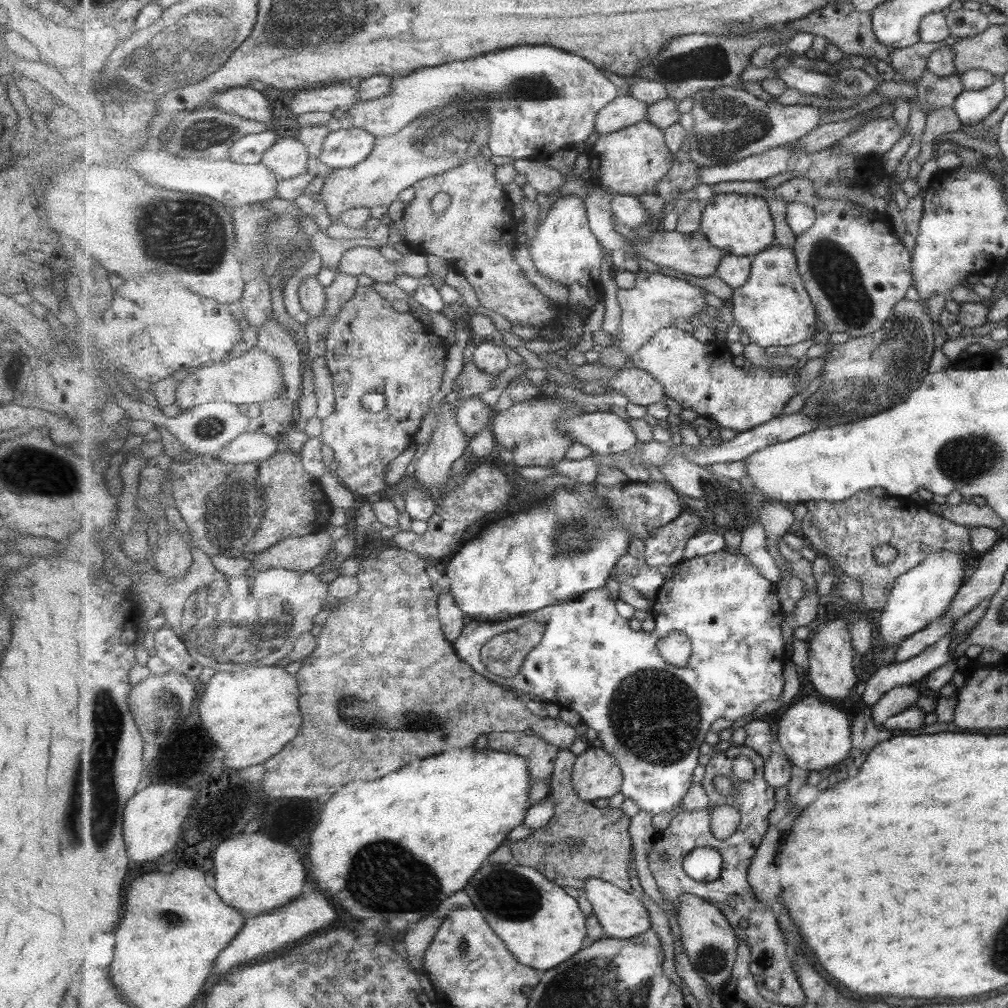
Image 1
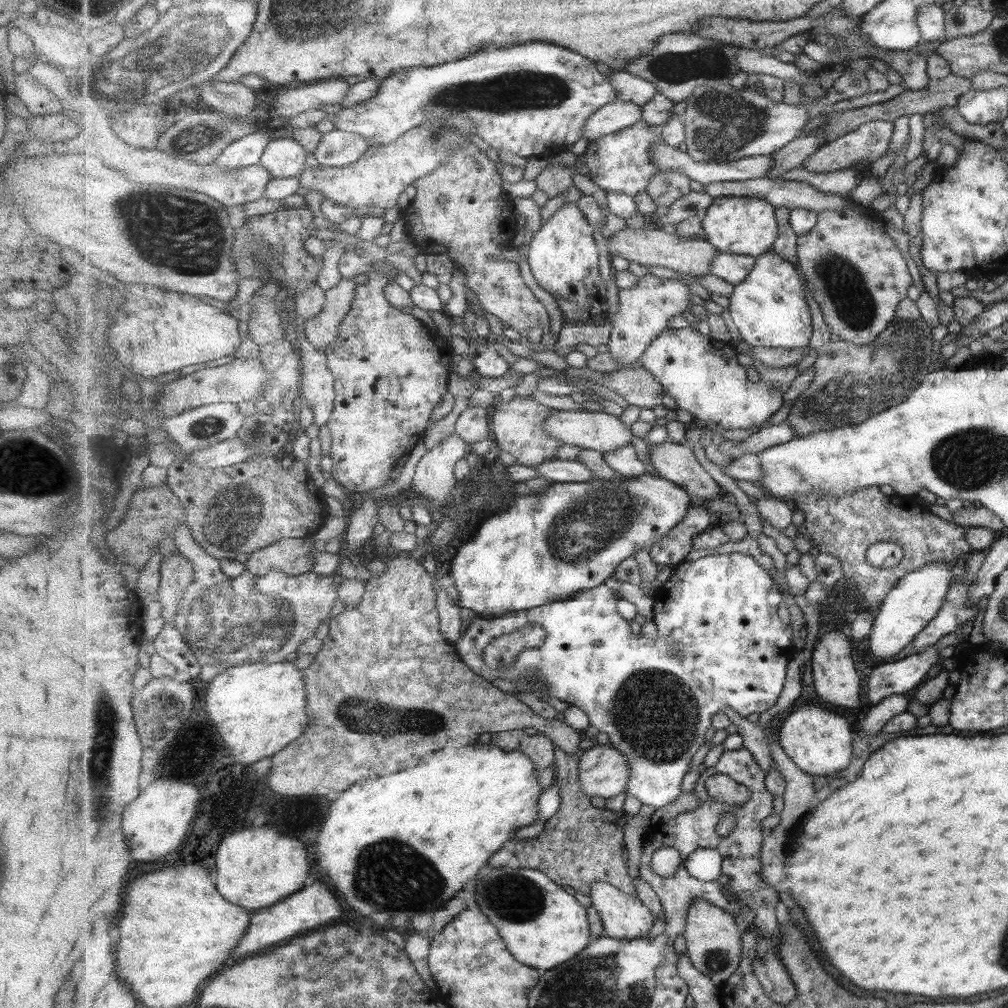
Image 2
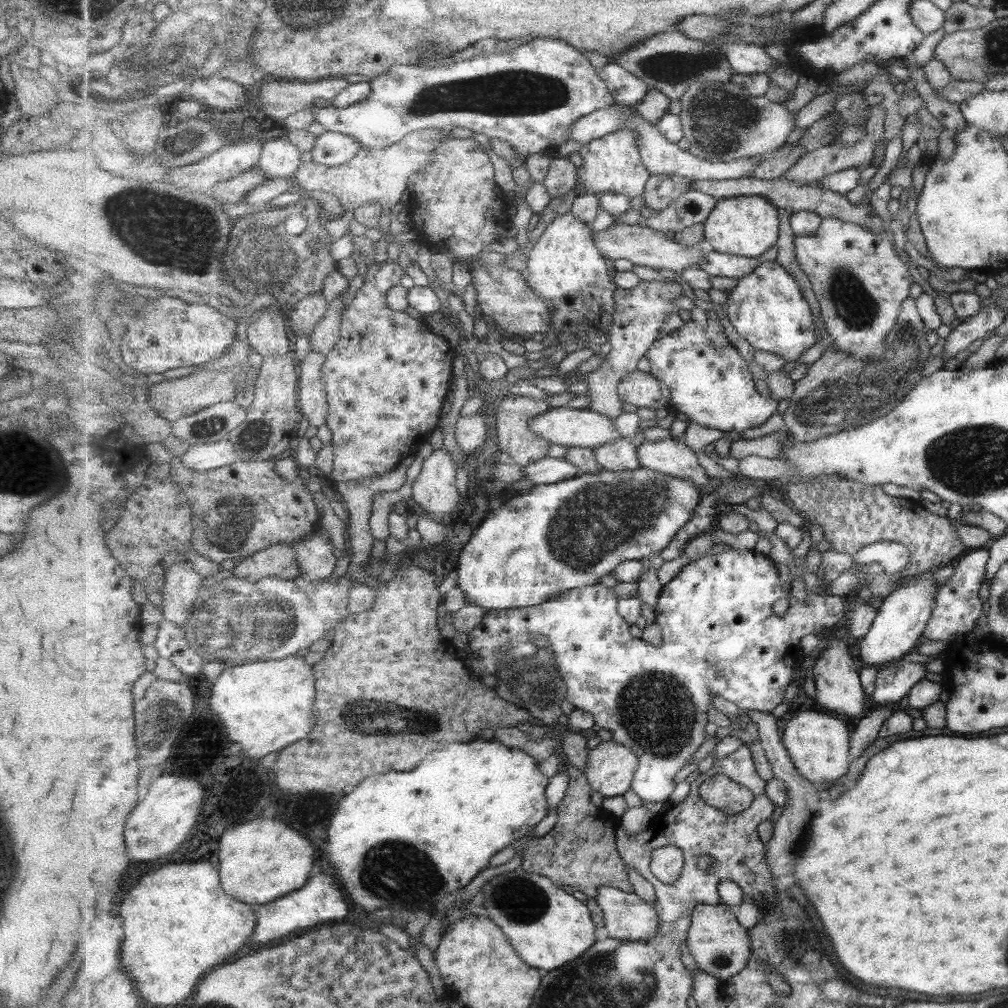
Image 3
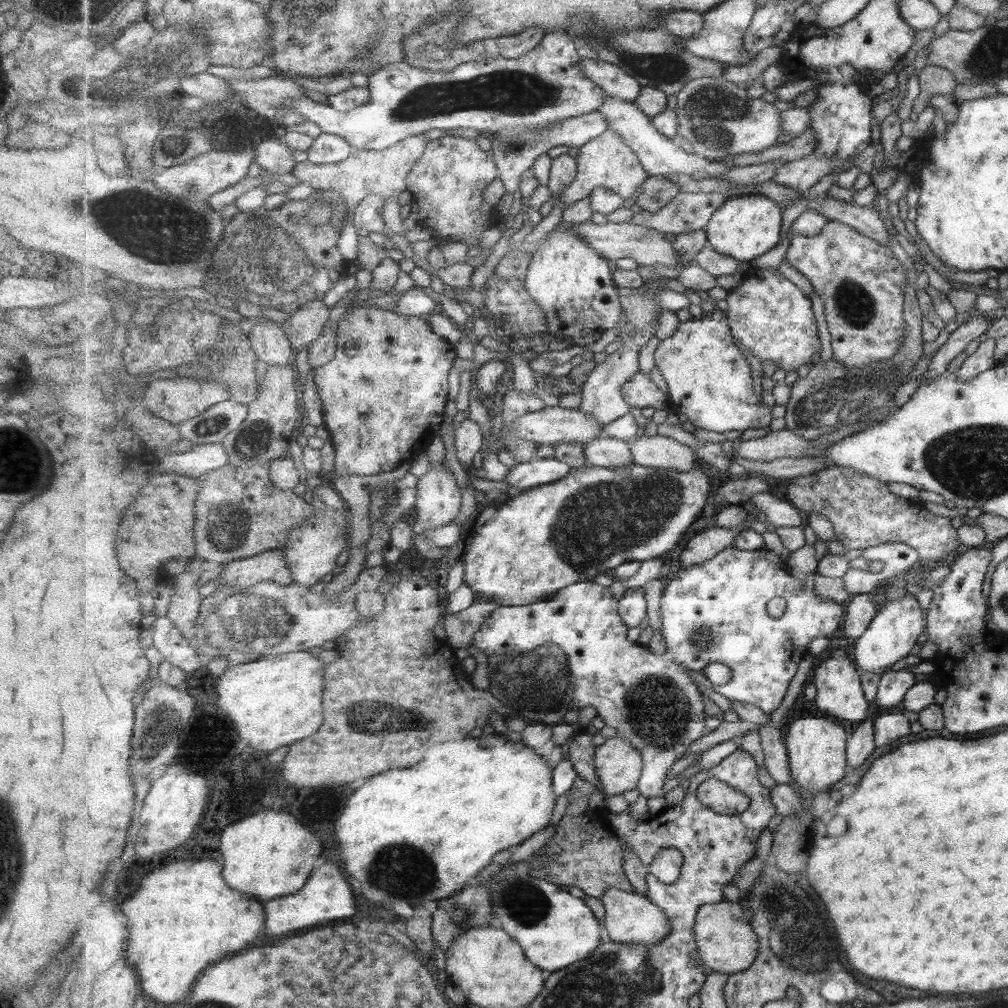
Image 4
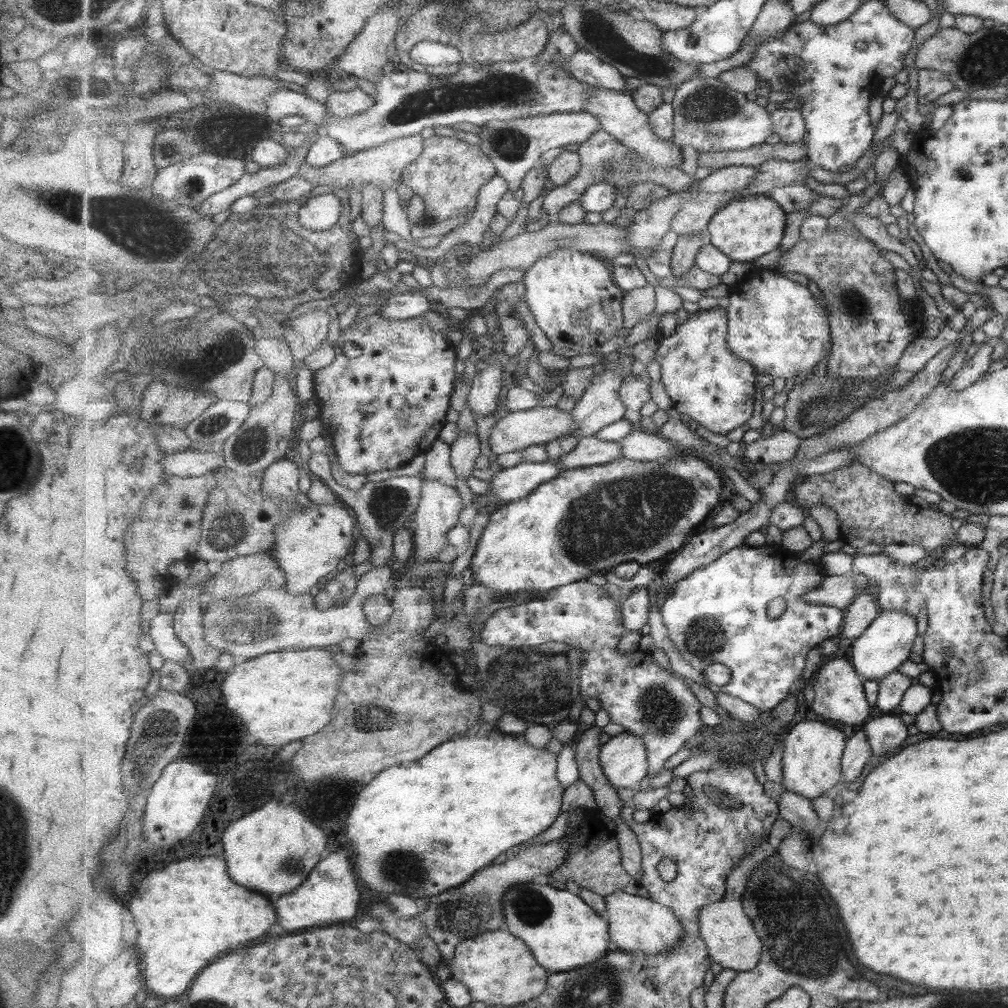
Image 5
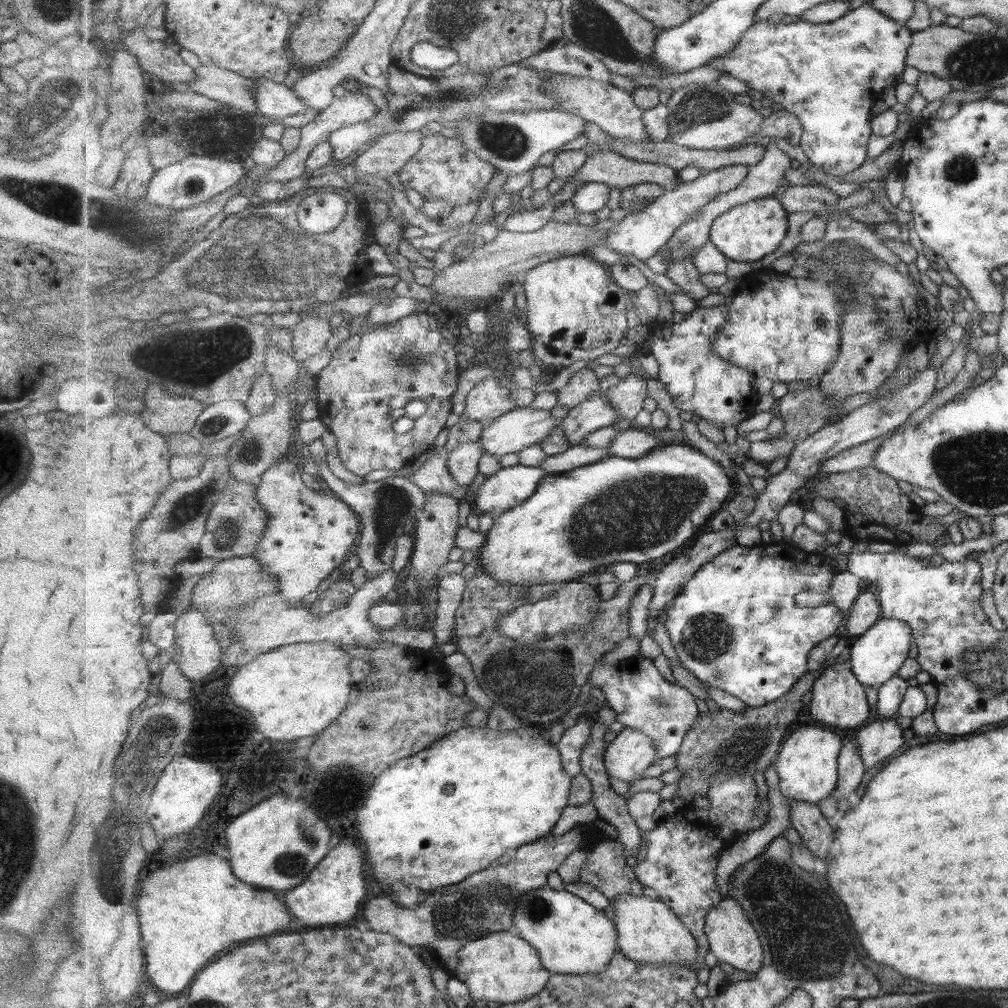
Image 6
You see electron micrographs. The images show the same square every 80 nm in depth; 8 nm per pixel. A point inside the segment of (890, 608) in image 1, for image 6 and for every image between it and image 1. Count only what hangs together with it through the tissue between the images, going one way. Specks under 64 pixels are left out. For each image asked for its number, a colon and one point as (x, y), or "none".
2: (911, 604)
3: (902, 616)
4: (896, 629)
5: (885, 645)
6: (876, 656)

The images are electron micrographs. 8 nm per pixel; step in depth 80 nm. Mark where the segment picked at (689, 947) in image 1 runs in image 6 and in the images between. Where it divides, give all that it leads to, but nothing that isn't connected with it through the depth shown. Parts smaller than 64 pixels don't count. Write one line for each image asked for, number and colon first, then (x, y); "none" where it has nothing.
2: (715, 942)
3: (718, 943)
4: (727, 942)
5: (734, 943)
6: (733, 939)

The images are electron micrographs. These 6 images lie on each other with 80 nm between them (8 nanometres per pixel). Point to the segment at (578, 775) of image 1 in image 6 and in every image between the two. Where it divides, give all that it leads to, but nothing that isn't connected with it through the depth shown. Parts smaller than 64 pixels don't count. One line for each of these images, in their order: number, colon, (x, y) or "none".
2: (604, 770)
3: (611, 770)
4: (619, 763)
5: (625, 757)
6: (632, 751)

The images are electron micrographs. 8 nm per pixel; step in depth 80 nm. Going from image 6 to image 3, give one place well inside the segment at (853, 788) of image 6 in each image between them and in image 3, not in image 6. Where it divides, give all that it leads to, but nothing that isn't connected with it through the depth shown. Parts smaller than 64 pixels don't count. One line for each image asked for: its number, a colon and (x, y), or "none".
3: (867, 731)
4: (862, 744)
5: (858, 753)

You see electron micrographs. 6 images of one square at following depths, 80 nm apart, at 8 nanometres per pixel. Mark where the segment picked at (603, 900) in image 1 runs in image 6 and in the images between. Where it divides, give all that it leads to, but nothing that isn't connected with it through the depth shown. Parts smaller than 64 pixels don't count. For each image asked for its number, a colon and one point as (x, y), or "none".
2: (625, 916)
3: (628, 916)
4: (631, 918)
5: (637, 923)
6: (650, 932)

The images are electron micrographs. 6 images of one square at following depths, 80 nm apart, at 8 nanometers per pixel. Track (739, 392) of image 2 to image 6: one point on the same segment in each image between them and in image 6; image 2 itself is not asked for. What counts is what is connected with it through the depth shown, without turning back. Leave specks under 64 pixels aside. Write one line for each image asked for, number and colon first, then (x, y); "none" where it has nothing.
3: (709, 381)
4: (709, 380)
5: (706, 380)
6: (698, 380)

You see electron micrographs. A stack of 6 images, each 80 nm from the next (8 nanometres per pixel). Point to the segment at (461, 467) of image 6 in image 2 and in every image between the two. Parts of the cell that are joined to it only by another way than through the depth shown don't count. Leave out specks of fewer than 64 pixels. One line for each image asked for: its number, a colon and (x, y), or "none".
2: (473, 426)
3: (471, 432)
4: (468, 436)
5: (466, 449)

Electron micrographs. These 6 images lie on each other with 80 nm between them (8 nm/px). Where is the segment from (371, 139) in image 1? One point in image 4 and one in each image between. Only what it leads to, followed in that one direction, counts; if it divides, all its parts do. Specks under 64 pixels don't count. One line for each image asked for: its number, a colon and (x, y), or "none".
2: (338, 148)
3: (331, 148)
4: (328, 148)

